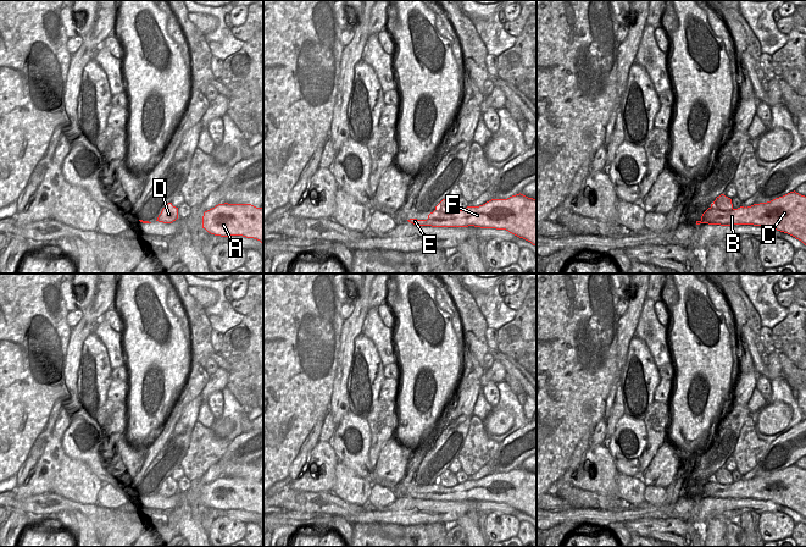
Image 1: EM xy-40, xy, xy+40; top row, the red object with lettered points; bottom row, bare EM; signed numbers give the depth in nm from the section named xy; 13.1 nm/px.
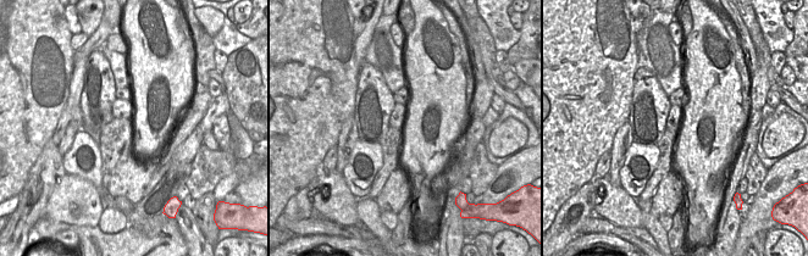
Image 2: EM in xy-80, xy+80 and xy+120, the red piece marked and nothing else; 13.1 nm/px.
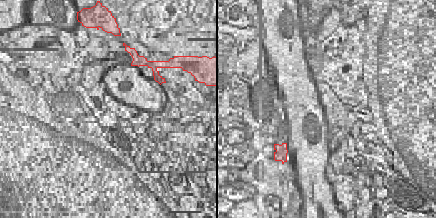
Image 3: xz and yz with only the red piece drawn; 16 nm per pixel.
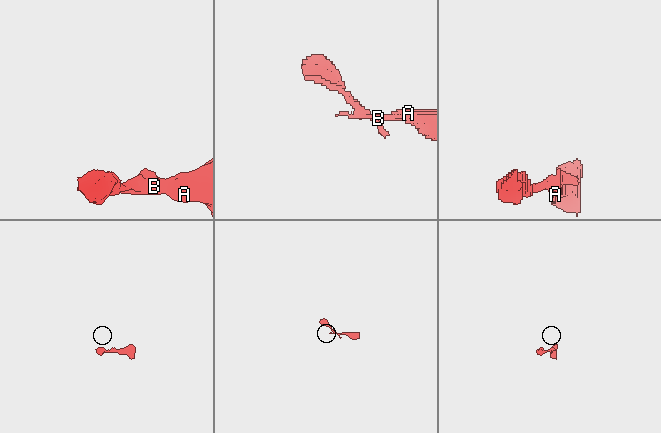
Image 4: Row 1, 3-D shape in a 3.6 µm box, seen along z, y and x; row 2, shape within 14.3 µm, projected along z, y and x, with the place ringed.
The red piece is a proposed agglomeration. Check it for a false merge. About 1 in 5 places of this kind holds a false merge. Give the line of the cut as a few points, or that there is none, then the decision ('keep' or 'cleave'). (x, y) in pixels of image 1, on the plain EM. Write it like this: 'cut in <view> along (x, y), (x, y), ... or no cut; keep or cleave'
cut in xy+40 along (709, 481), (718, 484), (734, 482); cleave

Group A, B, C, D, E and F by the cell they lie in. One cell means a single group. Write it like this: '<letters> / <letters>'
A B C E F / D

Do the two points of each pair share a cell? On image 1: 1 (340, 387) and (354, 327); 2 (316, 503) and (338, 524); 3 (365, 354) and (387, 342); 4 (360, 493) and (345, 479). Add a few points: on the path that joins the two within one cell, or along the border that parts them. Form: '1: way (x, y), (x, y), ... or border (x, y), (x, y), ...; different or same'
1: way (343, 373), (348, 342); same
2: border (334, 514), (343, 517); different
3: border (363, 333), (373, 343), (383, 366); different
4: way (356, 490), (349, 482); same

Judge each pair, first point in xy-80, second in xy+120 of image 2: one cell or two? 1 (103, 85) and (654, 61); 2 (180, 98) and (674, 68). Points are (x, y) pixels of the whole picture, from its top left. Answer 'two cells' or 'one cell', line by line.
1: two cells
2: two cells

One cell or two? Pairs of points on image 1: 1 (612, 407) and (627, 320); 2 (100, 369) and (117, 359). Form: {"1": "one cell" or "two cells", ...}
{"1": "one cell", "2": "two cells"}

